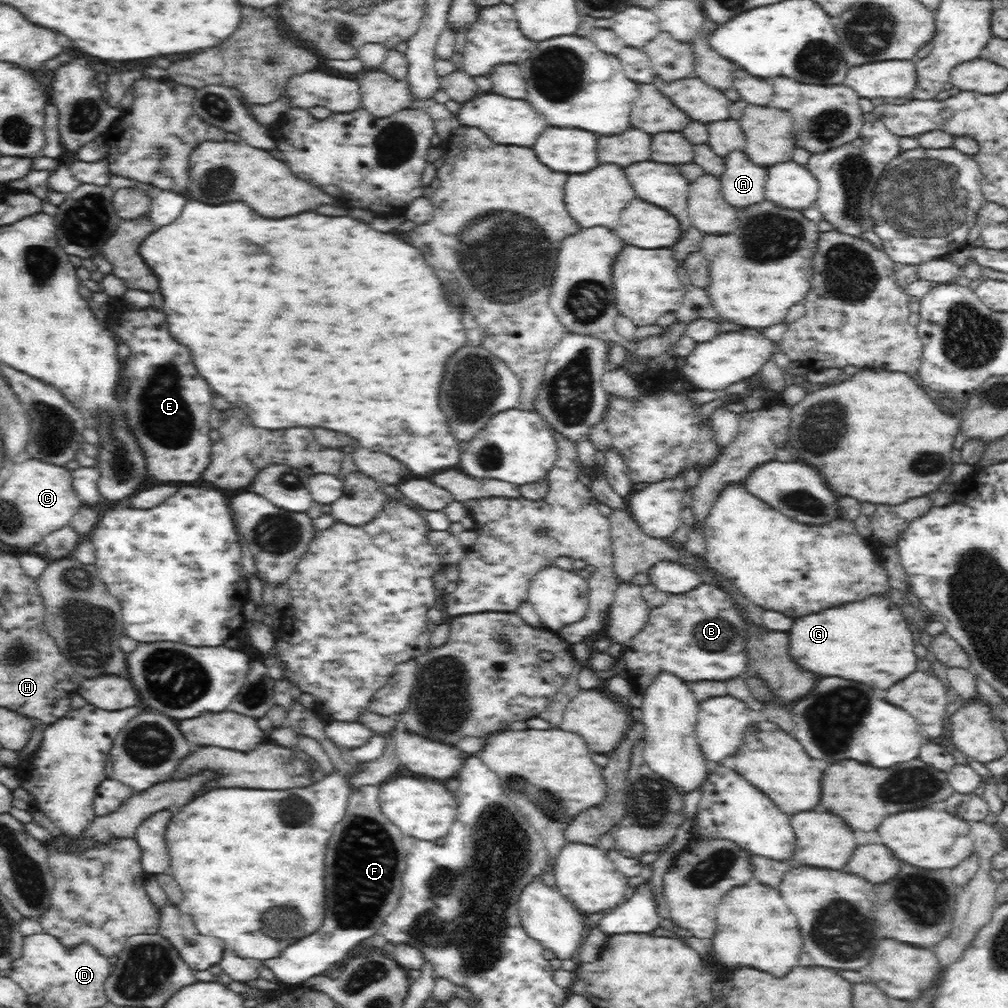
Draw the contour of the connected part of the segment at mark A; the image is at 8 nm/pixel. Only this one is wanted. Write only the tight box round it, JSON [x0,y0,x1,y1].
[719,151,768,212]

